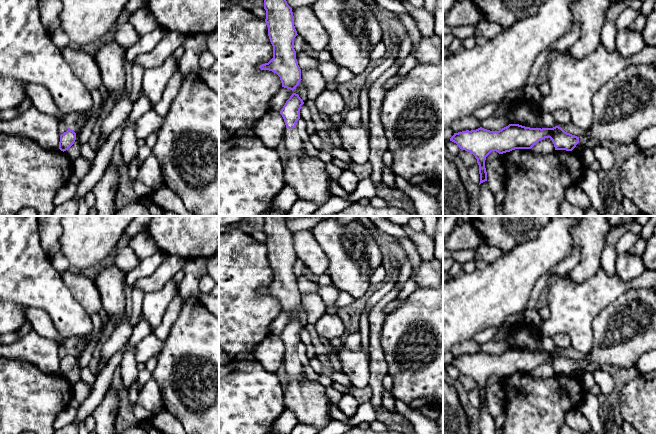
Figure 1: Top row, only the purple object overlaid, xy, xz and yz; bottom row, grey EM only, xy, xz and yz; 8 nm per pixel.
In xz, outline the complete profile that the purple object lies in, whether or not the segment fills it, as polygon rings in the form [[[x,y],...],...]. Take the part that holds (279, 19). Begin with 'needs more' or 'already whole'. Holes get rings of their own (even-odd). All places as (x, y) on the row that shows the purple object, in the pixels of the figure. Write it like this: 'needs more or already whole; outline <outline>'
already whole; outline [[[264,0],[264,9],[268,36],[273,46],[273,58],[259,68],[276,73],[282,87],[293,91],[302,79],[294,49],[294,39],[298,34],[292,8],[286,0]]]

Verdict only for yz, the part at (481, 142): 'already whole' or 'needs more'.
needs more

